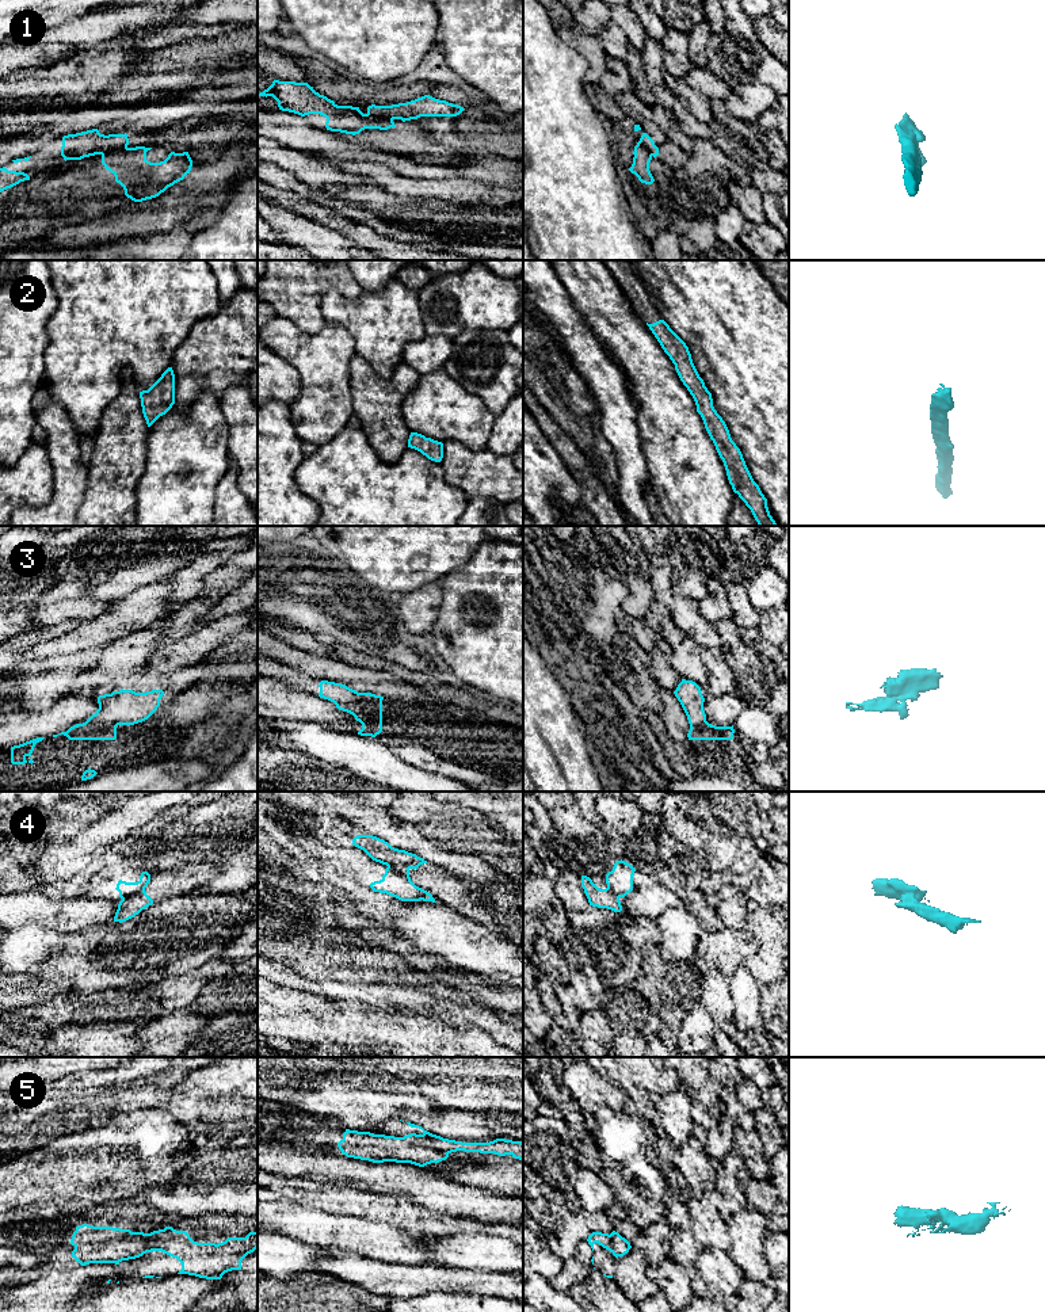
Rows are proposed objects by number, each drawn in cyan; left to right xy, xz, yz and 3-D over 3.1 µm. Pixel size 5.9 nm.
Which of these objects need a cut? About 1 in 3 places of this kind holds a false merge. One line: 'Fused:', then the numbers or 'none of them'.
Fused: 1, 3, 4, 5

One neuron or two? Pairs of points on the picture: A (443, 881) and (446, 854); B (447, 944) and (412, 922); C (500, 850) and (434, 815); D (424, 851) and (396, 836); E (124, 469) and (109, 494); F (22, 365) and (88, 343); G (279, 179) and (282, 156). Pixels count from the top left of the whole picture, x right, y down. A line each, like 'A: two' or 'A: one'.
A: two
B: one
C: one
D: one
E: one
F: two
G: two

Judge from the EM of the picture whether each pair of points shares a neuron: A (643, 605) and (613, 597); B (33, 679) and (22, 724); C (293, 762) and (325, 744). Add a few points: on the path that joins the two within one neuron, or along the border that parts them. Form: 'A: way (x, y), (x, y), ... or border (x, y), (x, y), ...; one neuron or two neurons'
A: border (617, 578), (628, 590), (622, 613); two neurons
B: border (54, 701), (42, 712), (14, 709); two neurons
C: border (294, 750), (336, 766); two neurons

